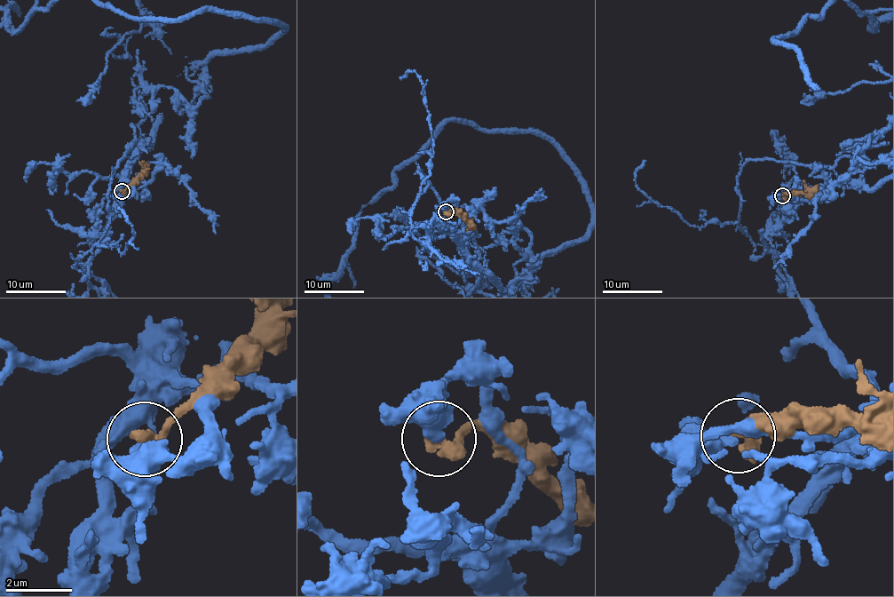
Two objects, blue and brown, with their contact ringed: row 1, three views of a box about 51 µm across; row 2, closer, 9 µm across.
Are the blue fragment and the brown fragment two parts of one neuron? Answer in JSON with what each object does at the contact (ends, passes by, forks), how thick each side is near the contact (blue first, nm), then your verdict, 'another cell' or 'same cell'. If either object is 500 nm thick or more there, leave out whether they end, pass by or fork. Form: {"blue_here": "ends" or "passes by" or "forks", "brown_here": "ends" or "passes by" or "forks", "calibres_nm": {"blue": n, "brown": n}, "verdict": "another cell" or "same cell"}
{"blue_here": "ends", "brown_here": "ends", "calibres_nm": {"blue": 440, "brown": 480}, "verdict": "another cell"}

